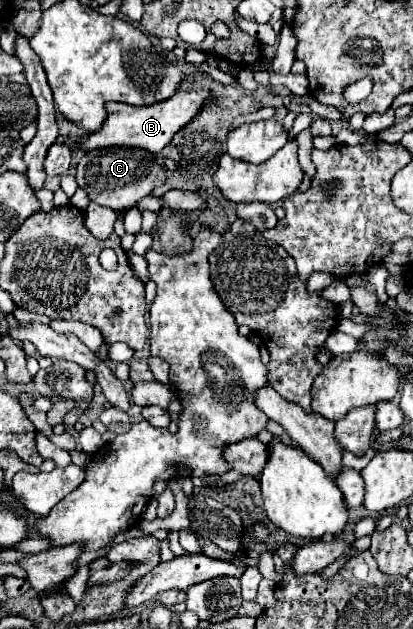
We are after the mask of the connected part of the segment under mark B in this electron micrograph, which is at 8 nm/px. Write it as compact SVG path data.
M175 92L175 98L167 98L167 102L157 102L141 108L119 104L119 102L107 102L107 118L103 126L91 134L83 134L79 138L77 148L81 148L83 152L91 152L107 146L133 146L155 154L163 150L171 142L173 134L199 112L203 100L207 98L209 98L209 92Z

